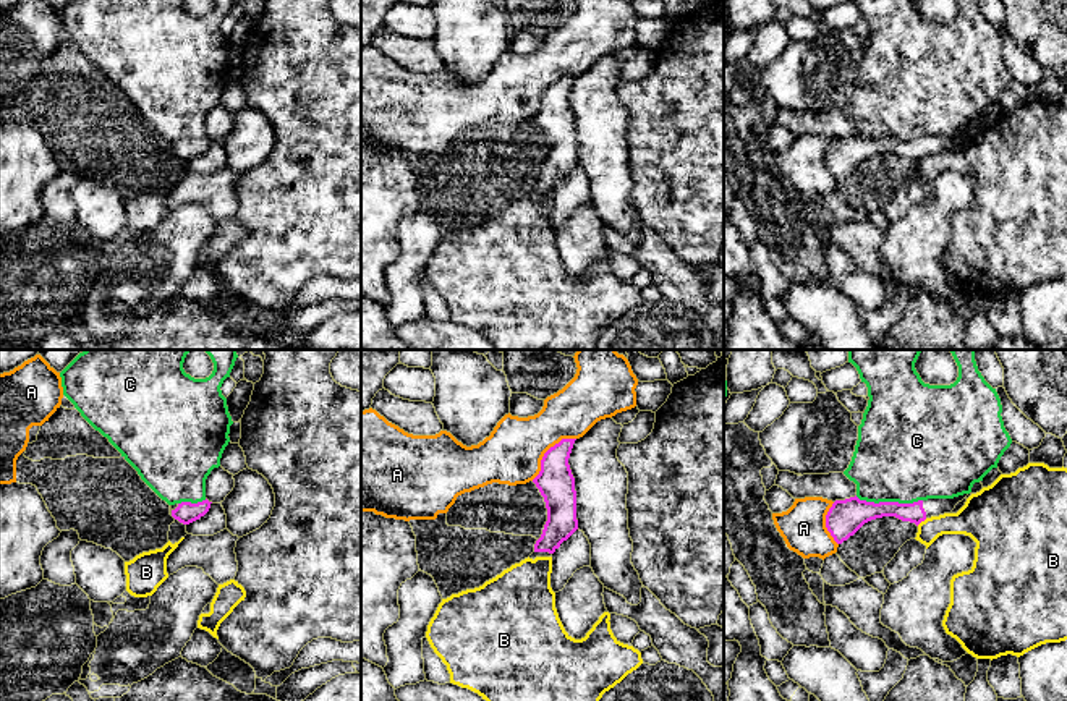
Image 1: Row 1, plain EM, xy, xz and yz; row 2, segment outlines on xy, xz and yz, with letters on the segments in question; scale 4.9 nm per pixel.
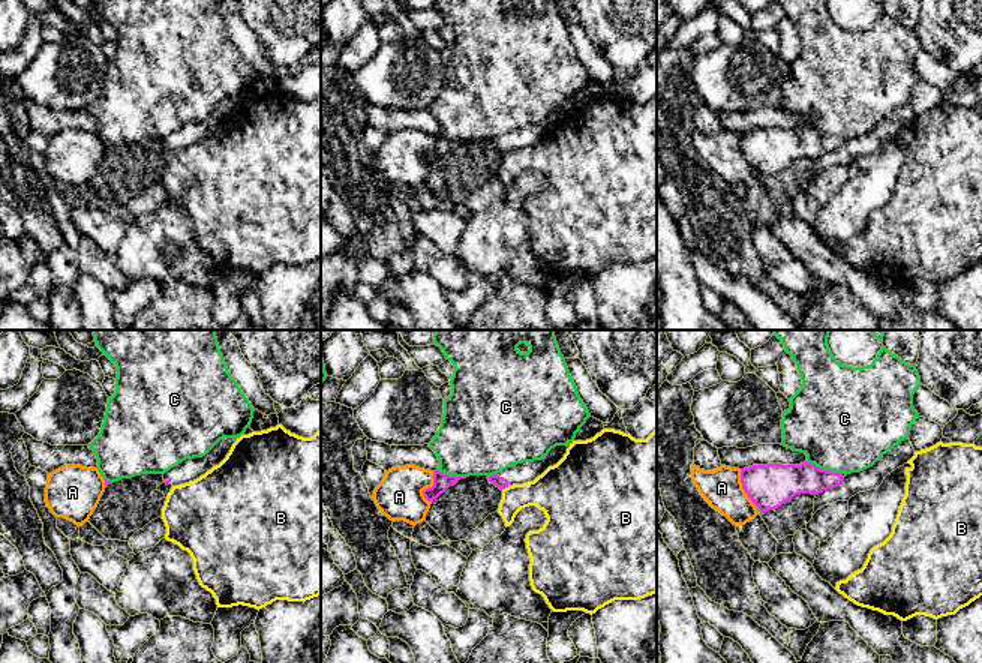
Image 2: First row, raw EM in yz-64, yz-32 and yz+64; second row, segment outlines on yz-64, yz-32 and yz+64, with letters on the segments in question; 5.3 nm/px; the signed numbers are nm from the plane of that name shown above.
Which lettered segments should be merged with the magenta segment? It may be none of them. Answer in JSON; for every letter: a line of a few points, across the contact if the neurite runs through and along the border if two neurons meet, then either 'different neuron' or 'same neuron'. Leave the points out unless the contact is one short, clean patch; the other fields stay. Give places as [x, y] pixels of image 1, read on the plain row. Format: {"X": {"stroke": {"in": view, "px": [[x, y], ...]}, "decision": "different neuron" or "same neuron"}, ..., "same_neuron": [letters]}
{"A": {"decision": "different neuron"}, "B": {"stroke": {"in": "yz", "px": [[926, 156], [917, 162]]}, "decision": "different neuron"}, "C": {"stroke": {"in": "yz", "px": [[855, 133], [875, 140], [922, 138]]}, "decision": "different neuron"}, "same_neuron": []}

